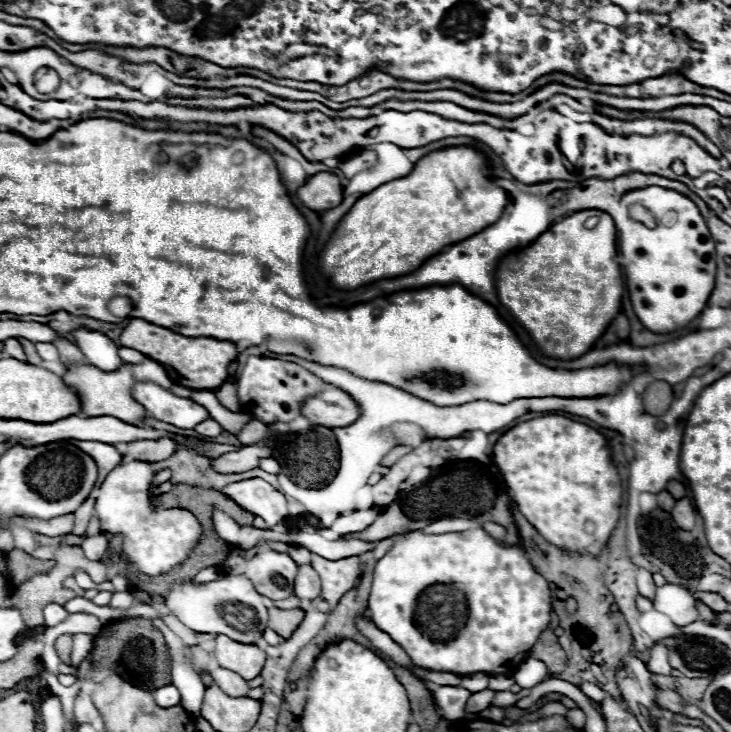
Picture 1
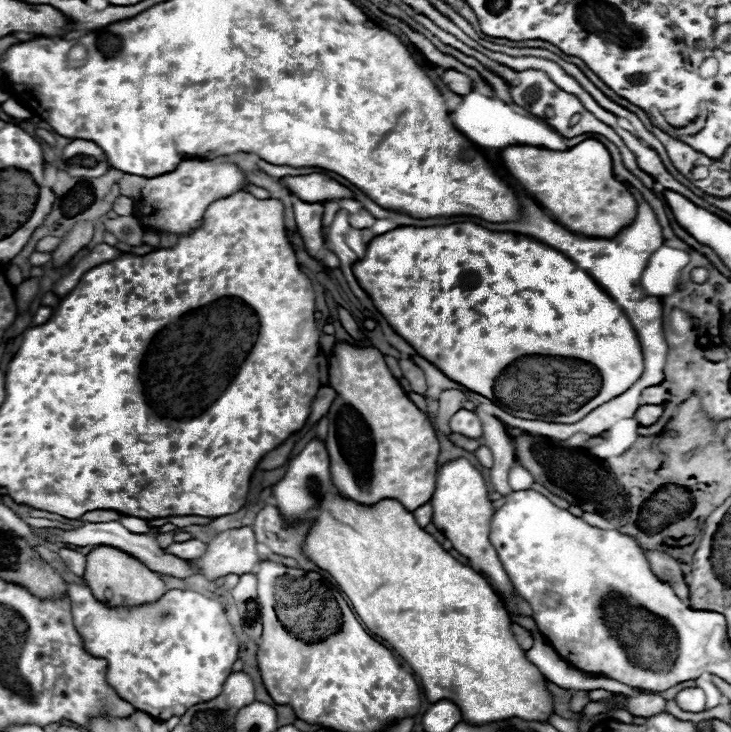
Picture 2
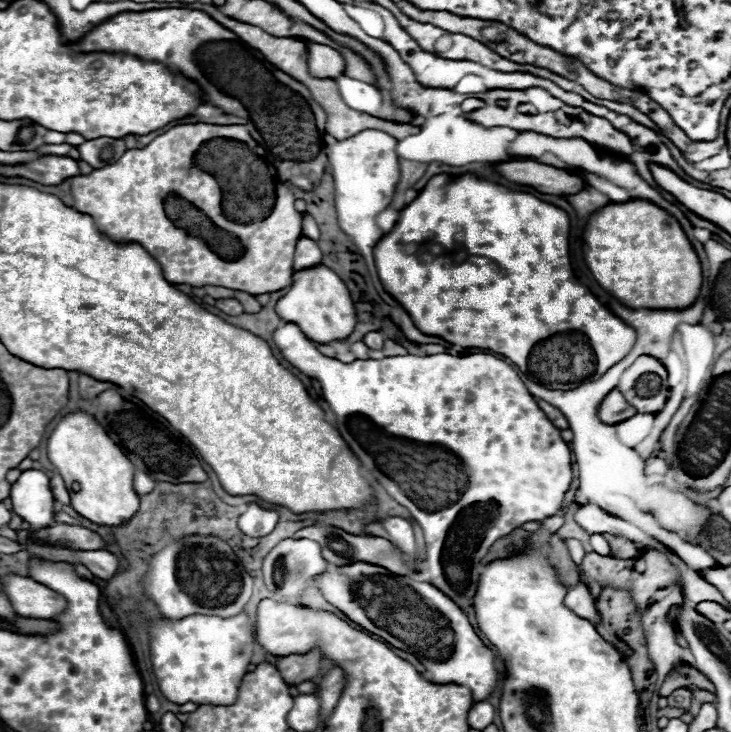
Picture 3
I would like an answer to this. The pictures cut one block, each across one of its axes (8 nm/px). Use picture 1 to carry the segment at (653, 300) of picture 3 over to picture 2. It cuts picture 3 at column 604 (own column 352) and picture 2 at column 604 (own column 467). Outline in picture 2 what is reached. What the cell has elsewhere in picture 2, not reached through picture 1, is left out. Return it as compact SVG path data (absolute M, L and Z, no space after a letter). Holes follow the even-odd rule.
M584 140L564 152L536 146L506 146L500 150L508 174L544 206L560 226L586 238L614 238L636 218L636 200L614 178L612 158L598 140Z

